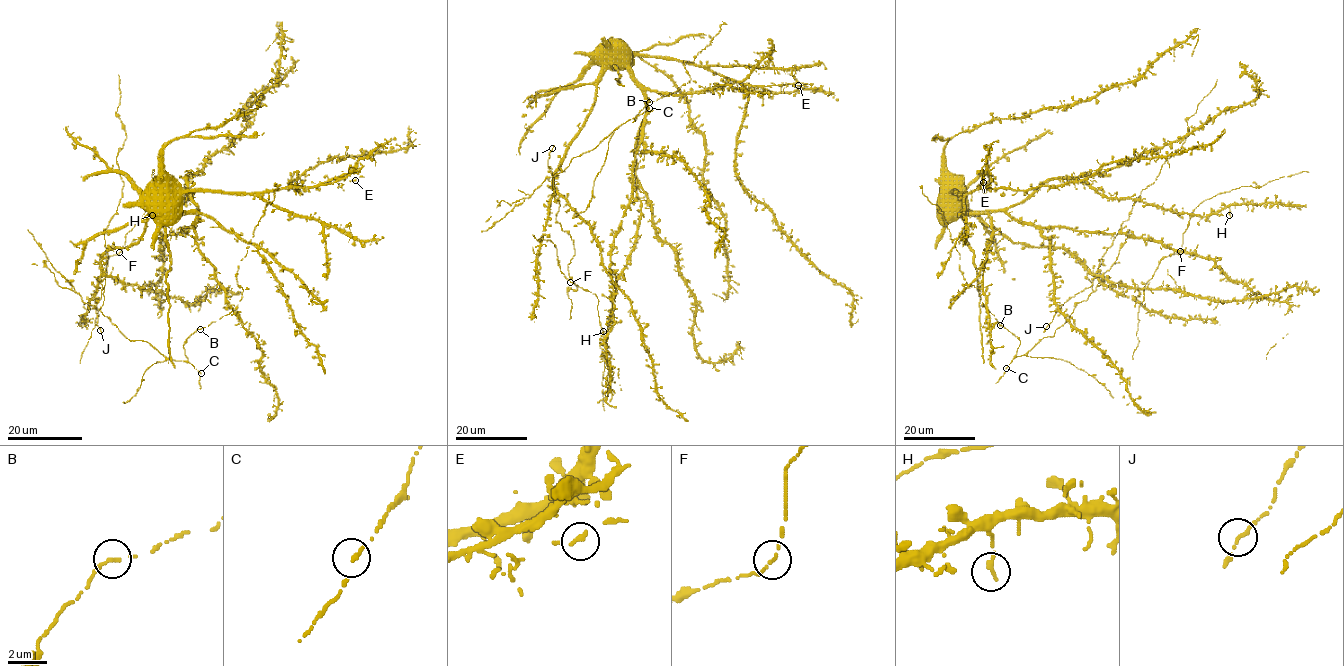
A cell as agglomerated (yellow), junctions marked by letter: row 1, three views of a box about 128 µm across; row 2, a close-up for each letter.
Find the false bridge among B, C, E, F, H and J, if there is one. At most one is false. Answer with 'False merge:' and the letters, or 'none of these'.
False merge: none of these

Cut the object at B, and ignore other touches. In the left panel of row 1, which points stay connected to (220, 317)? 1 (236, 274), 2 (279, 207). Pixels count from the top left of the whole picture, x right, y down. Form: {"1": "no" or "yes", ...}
{"1": "yes", "2": "no"}

